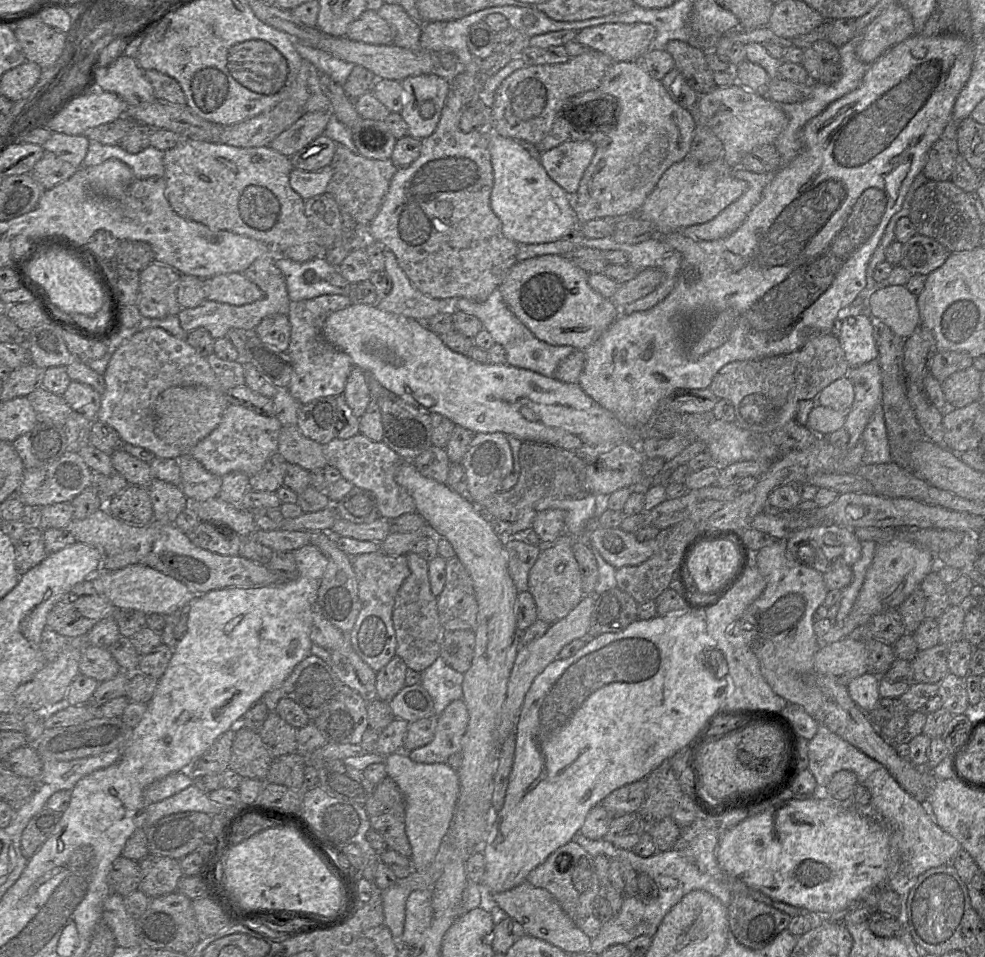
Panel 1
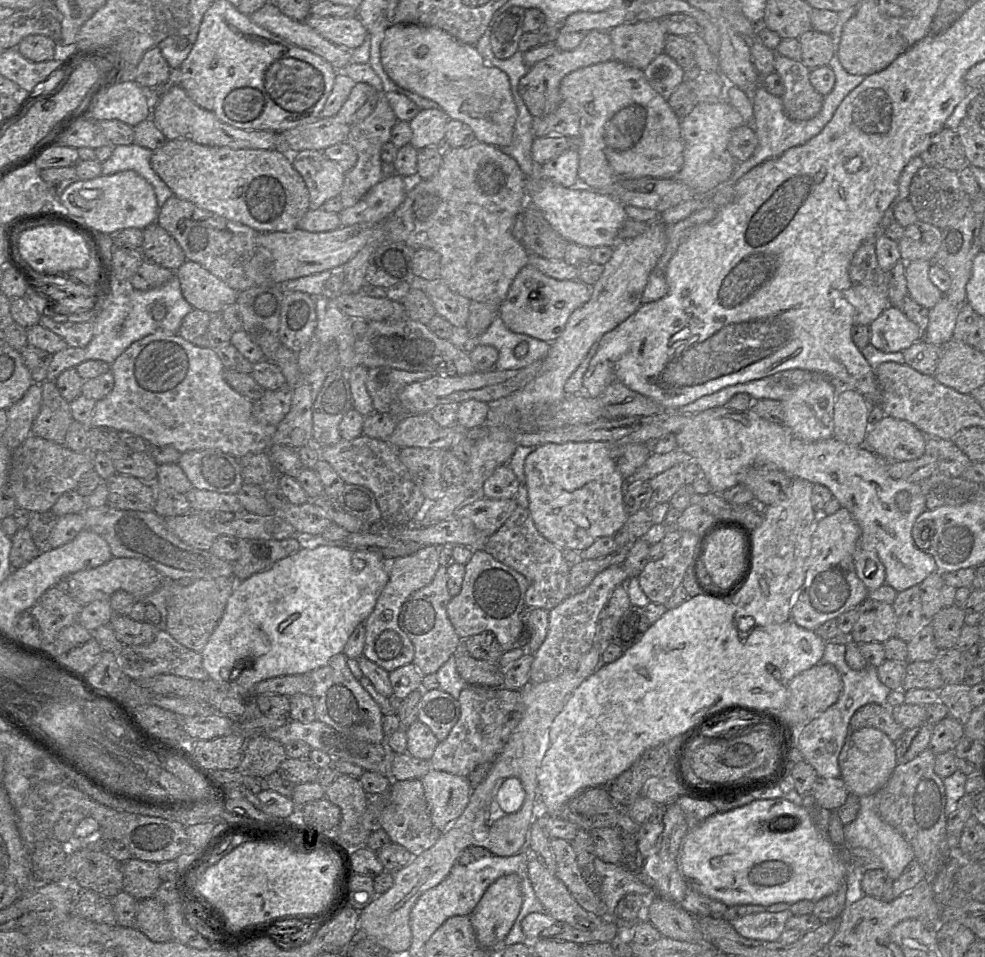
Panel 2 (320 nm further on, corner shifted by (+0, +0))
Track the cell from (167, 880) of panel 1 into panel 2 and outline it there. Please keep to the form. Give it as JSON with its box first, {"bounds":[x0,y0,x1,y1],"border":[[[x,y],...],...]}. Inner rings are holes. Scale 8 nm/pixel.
{"bounds":[122,858,161,901],"border":[[[130,858],[122,863],[123,891],[137,901],[153,897],[161,884],[157,863]]]}

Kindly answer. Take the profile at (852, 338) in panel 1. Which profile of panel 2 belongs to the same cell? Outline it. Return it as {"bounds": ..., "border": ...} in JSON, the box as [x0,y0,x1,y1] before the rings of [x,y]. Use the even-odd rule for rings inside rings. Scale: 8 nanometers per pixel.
{"bounds":[869,305,922,353],"border":[[[891,305],[869,325],[869,330],[870,344],[884,353],[903,352],[922,340],[917,324]]]}

